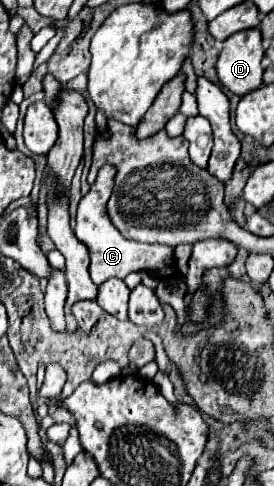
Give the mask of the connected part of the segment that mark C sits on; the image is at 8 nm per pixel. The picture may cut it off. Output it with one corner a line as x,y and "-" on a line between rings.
103,165
99,169
97,181
91,185
89,193
81,197
79,207
77,207
75,237
89,249
89,255
91,255
91,265
89,265
91,281
95,285
101,285
103,281
107,281
111,277
125,279
133,271
147,271
147,273
153,273
155,277
161,277
161,279
179,277
181,273
179,273
179,269
175,265
175,251
173,251
173,247
167,247
167,245
145,245
145,243
129,241
109,221
105,205
107,205
107,201
111,197
113,185
115,185
115,167

